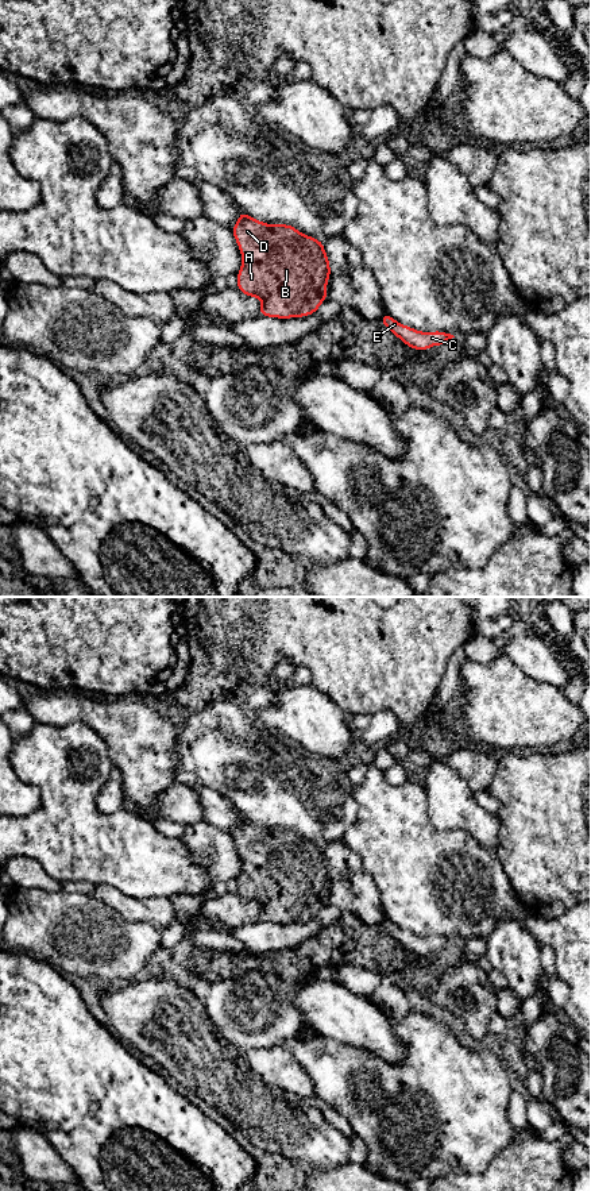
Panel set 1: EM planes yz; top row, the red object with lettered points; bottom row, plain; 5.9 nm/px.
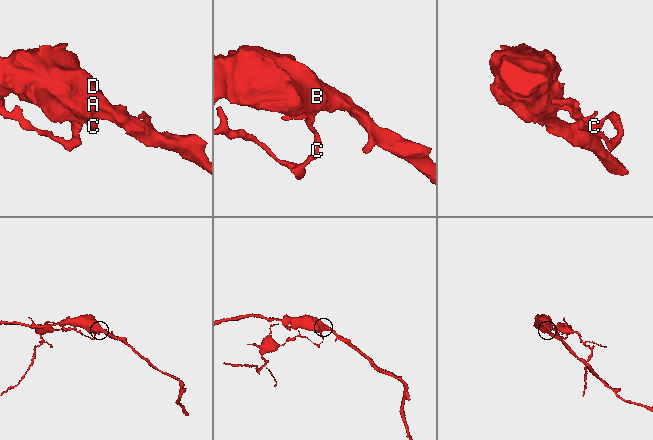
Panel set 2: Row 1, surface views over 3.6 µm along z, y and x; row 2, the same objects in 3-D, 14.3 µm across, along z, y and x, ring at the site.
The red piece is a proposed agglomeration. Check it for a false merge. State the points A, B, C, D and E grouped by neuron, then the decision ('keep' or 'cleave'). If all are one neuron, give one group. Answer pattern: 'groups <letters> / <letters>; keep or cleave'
groups A B D / C E; cleave

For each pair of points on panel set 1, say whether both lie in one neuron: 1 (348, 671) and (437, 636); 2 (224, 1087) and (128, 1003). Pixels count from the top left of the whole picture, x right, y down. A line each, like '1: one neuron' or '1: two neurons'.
1: one neuron
2: one neuron

